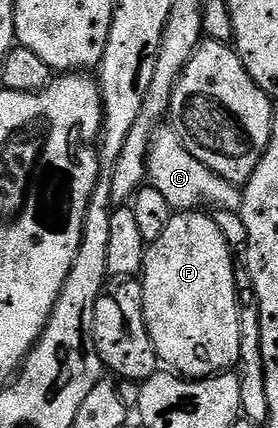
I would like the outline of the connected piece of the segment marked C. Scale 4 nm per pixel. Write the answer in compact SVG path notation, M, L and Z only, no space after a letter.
M156 131L147 155L147 180L150 187L158 190L175 212L190 212L207 206L203 204L212 204L212 209L238 213L239 207L243 204L240 185L230 184L225 178L209 170L209 166L197 162L197 158L193 158L193 154L185 150L178 132L163 131Z

